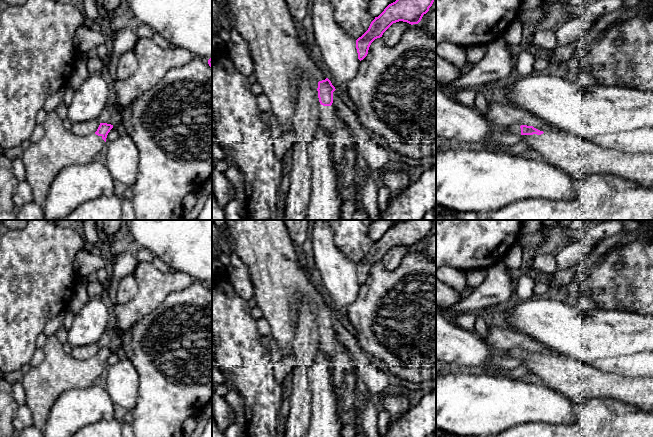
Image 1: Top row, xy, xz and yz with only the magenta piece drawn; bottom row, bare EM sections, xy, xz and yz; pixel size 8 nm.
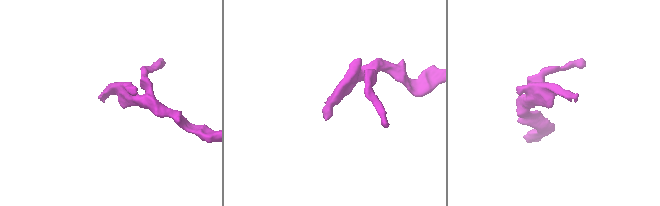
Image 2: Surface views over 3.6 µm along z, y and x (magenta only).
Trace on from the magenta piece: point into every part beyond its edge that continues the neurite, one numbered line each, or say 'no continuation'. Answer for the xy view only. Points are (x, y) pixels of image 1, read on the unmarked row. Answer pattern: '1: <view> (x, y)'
1: xy (58, 372)

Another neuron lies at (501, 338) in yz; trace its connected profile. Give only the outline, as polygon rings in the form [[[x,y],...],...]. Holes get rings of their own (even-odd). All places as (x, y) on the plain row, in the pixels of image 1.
[[[490,323],[488,327],[489,335],[486,341],[498,354],[507,354],[513,348],[533,350],[544,357],[552,352],[543,344],[534,342],[527,335],[516,332],[507,326]]]

